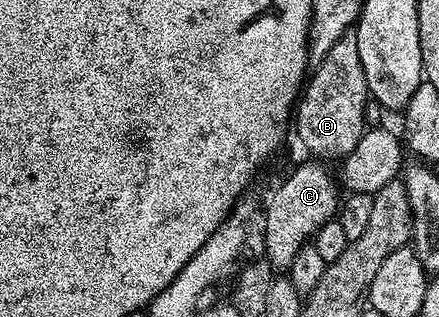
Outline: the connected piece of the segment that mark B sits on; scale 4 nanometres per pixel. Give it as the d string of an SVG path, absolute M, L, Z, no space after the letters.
M352 29L333 41L333 49L329 49L329 53L325 53L323 60L310 72L293 111L294 134L296 131L304 149L312 151L315 154L312 156L320 160L332 161L351 155L369 127L367 103L369 94L365 70L361 65L357 31Z

